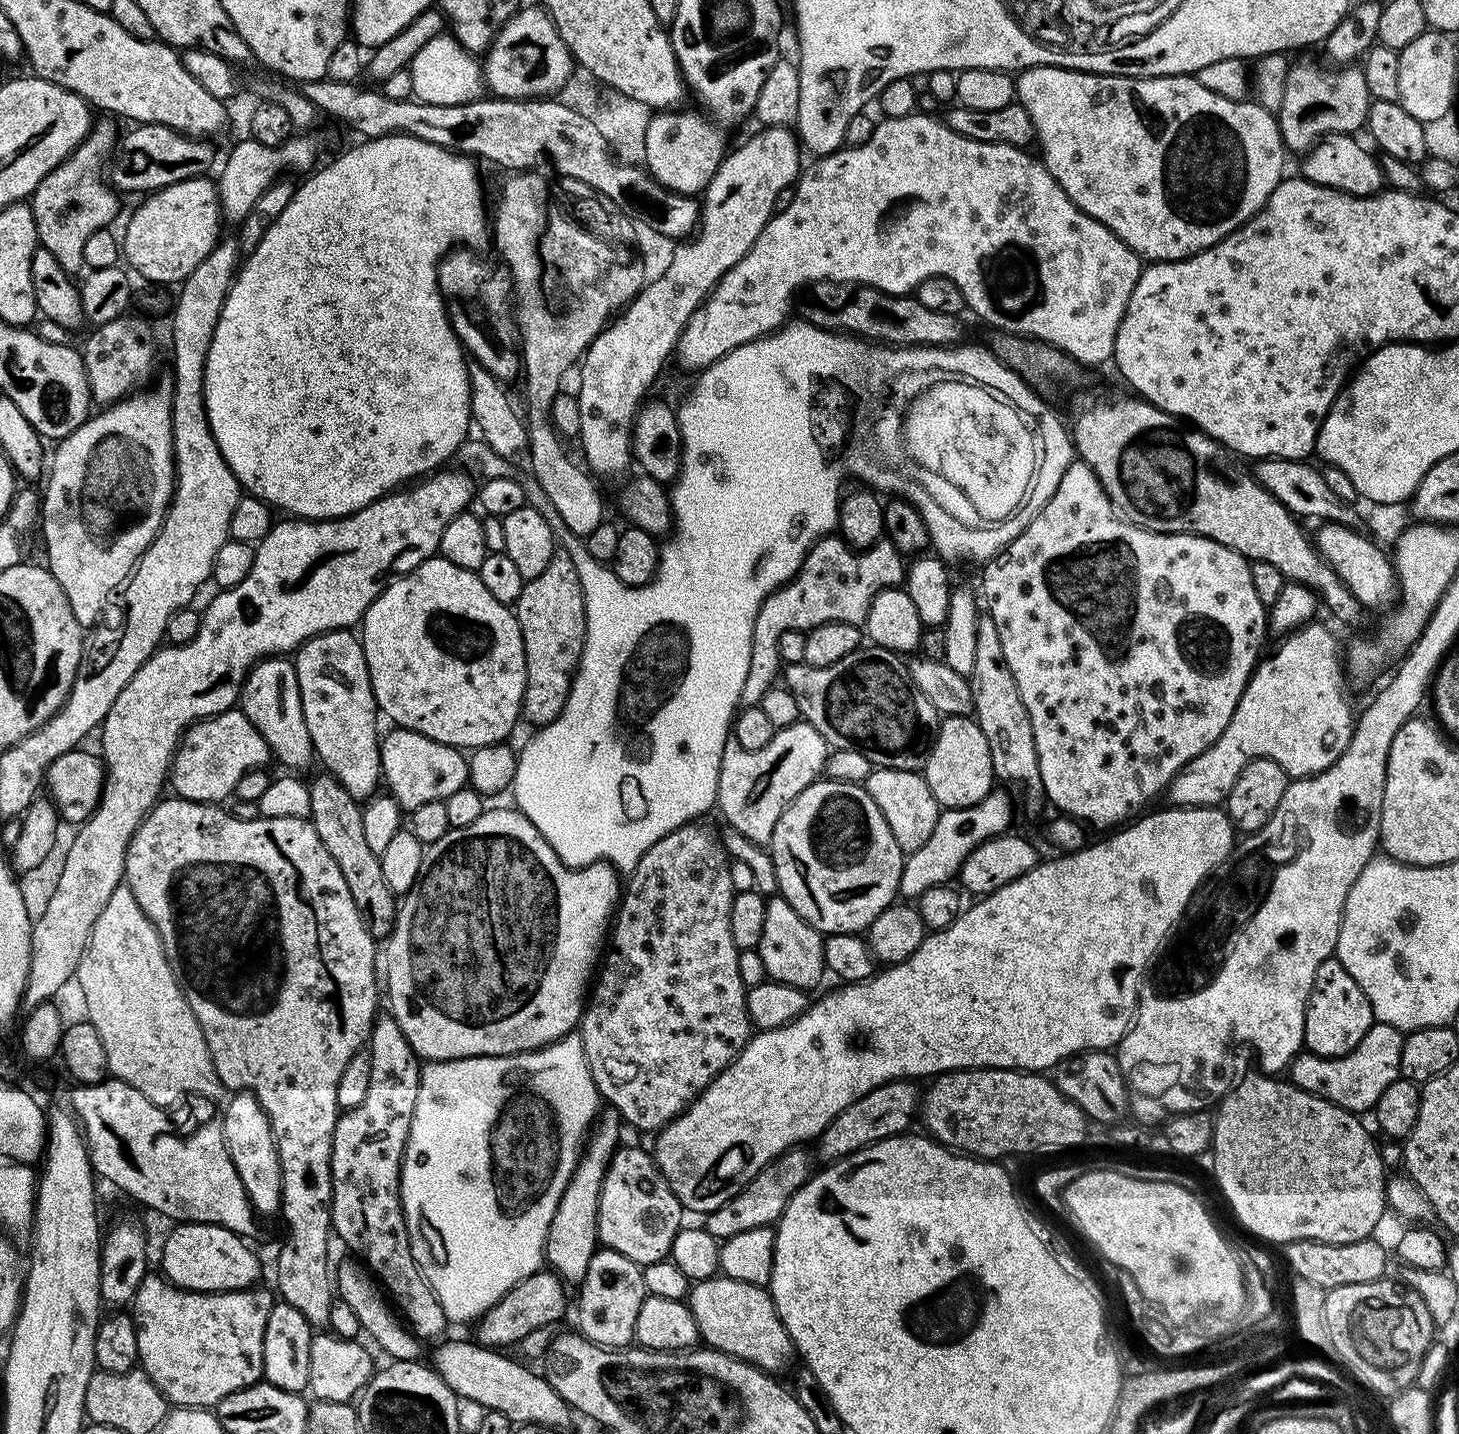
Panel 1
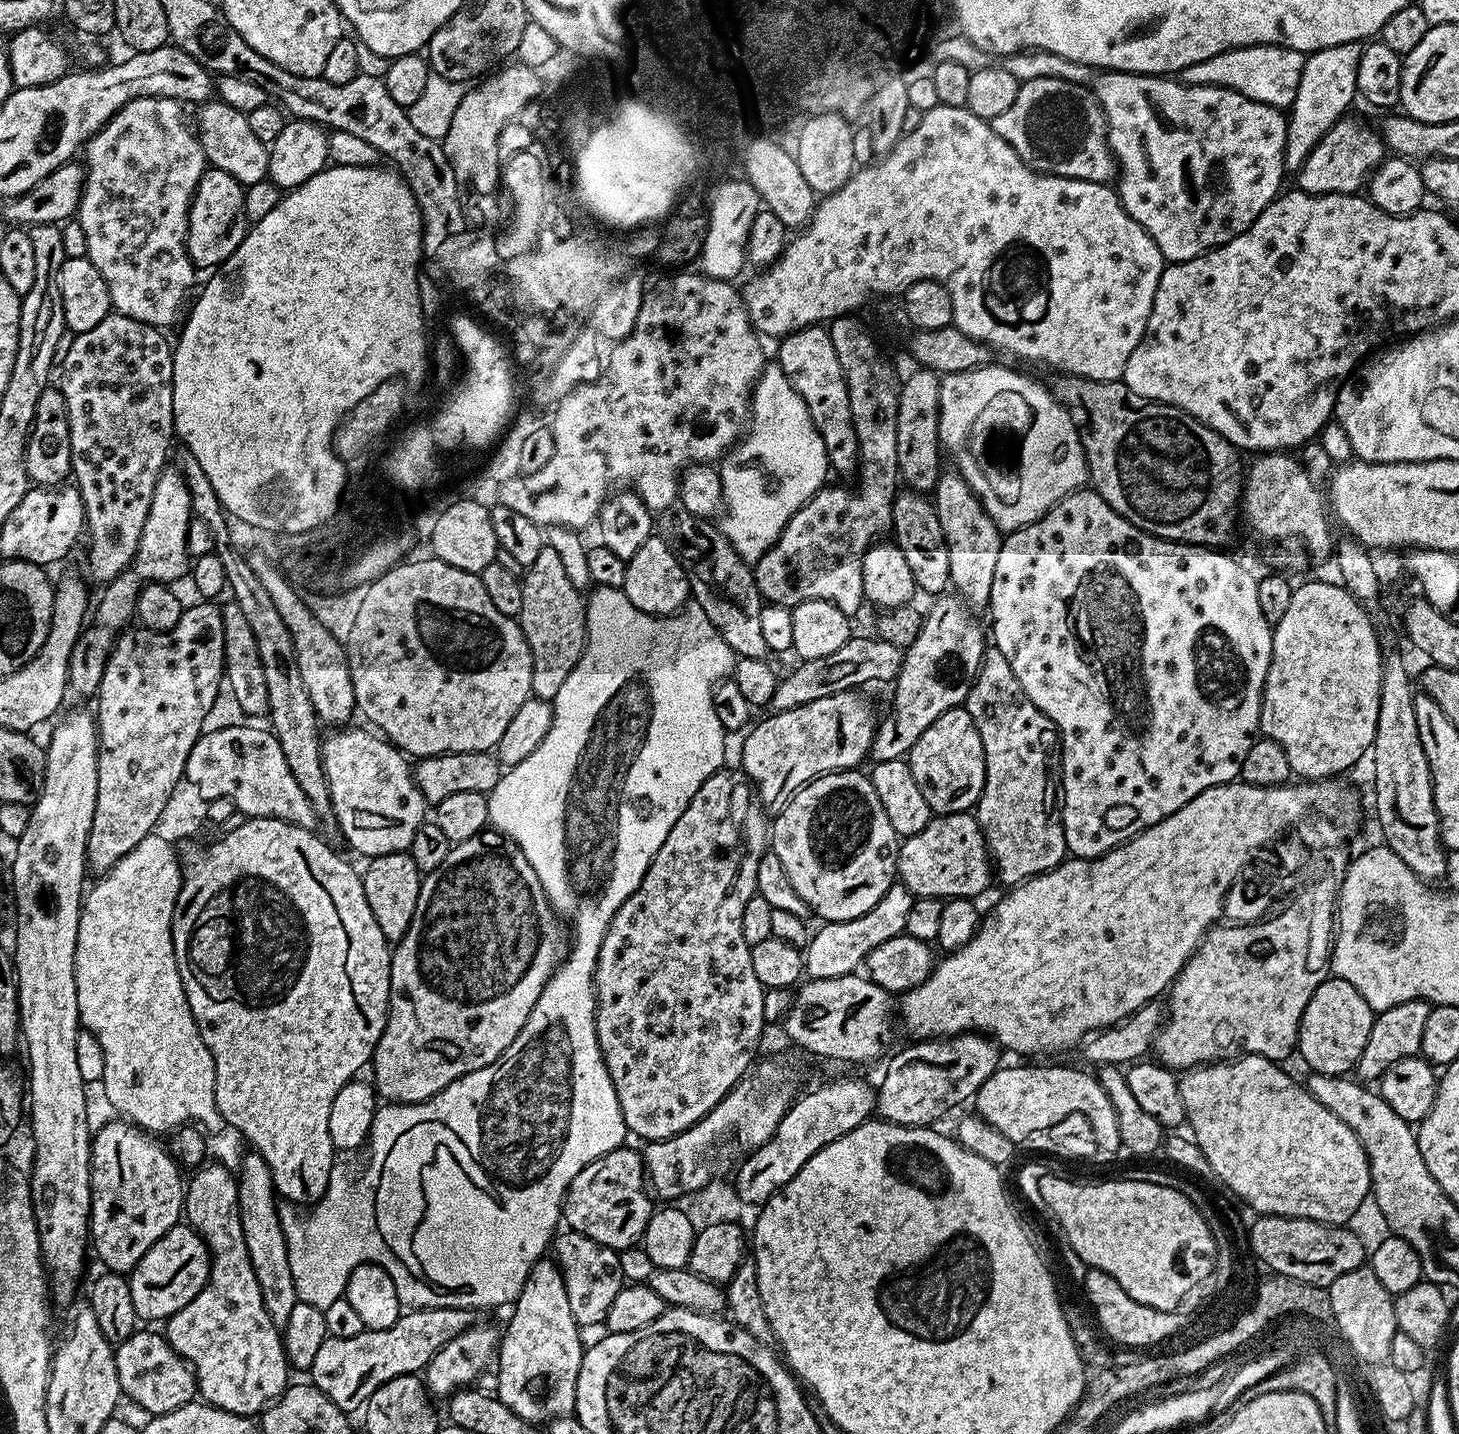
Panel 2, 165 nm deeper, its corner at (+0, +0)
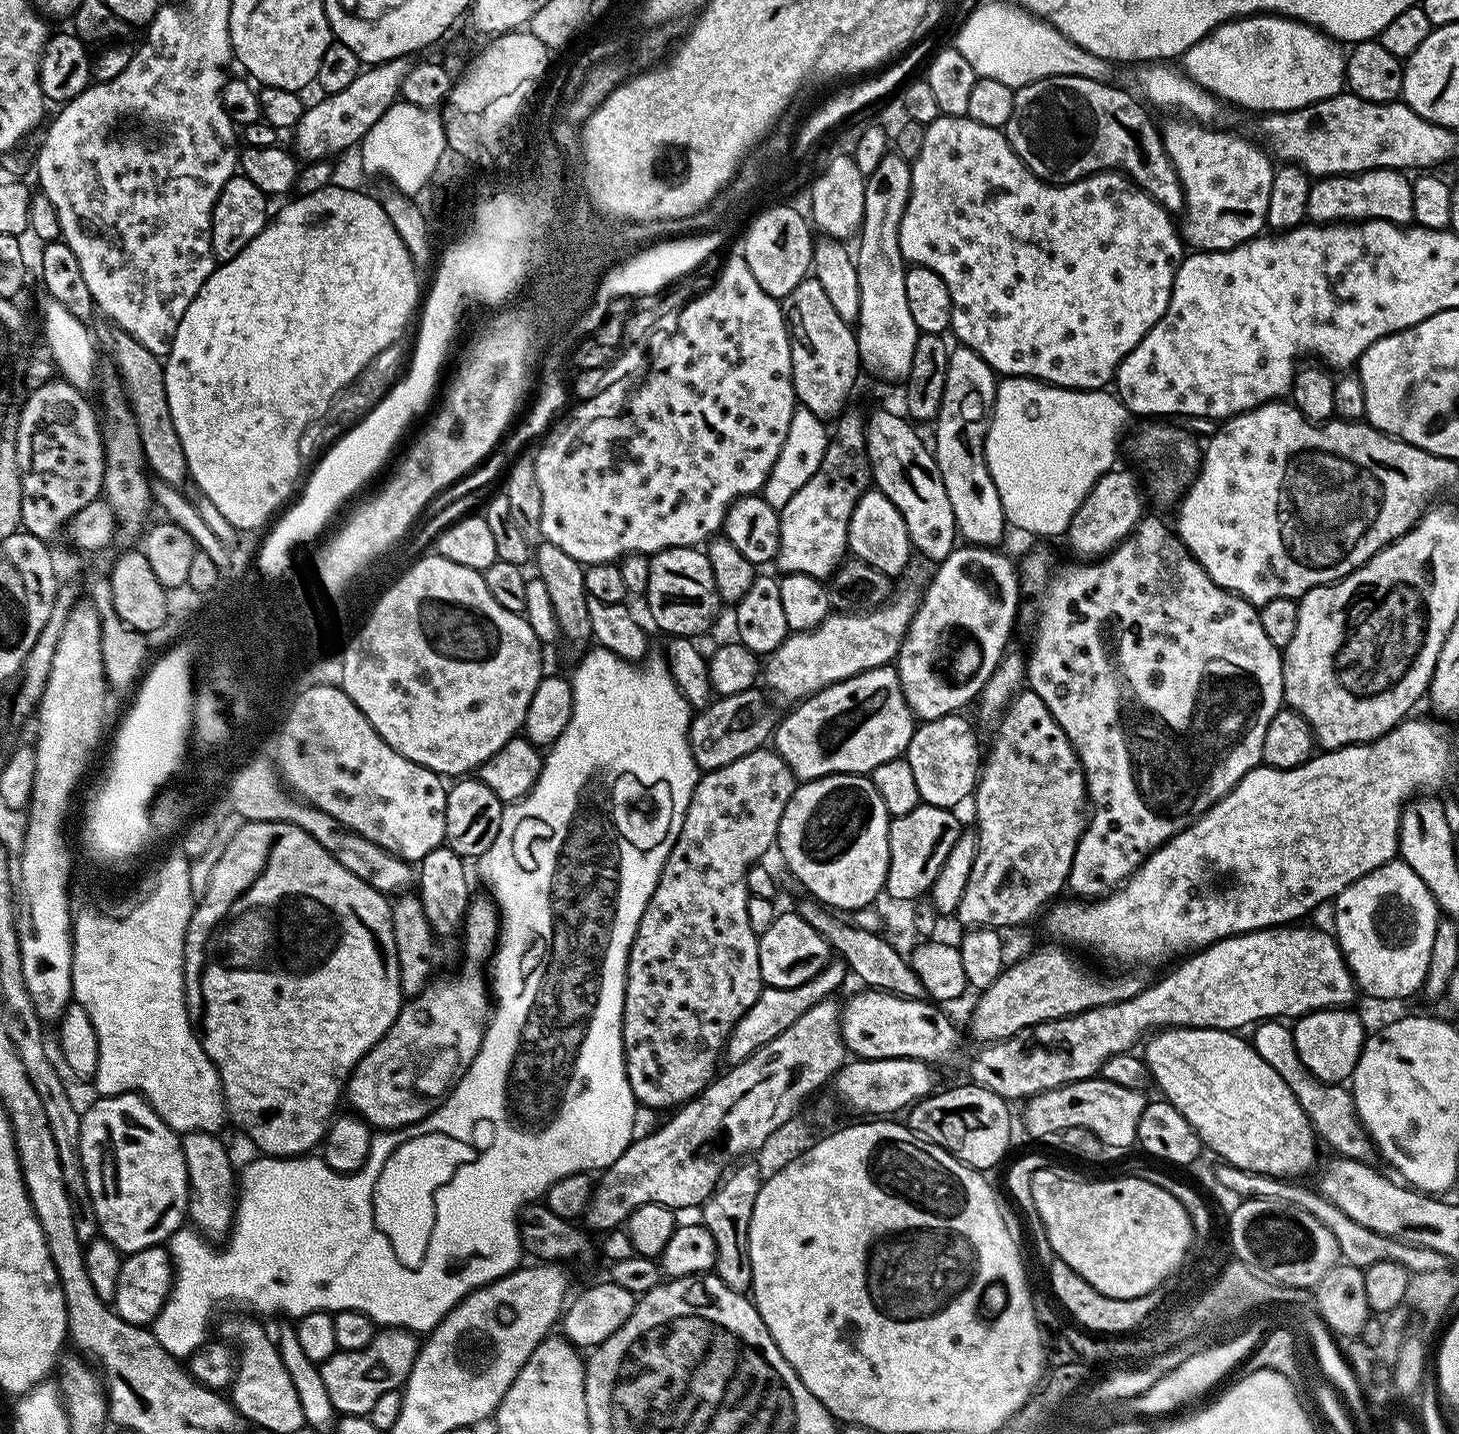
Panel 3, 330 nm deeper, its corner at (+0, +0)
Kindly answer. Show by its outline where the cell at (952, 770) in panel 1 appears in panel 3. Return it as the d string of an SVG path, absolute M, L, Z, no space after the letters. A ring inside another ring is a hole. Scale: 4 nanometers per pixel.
M964 714L943 716L937 720L923 721L913 731L906 753L908 768L914 774L921 801L930 806L955 809L976 790L982 767L980 740Z

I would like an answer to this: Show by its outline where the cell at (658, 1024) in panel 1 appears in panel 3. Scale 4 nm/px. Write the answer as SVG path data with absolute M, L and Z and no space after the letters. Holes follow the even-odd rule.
M765 746L754 750L750 754L742 754L738 762L730 762L730 766L722 766L713 772L703 773L696 789L692 791L690 806L684 815L682 830L666 858L666 866L660 875L658 886L638 922L636 936L628 948L628 970L624 977L624 1017L622 1018L622 1038L624 1039L624 1069L626 1078L630 1082L630 1090L634 1094L637 1105L648 1108L675 1109L693 1100L697 1094L708 1087L718 1075L716 1063L722 1060L724 1045L728 1043L728 1036L732 1027L758 1002L758 994L762 987L760 967L758 966L758 934L750 930L750 917L746 914L746 902L749 893L747 888L748 868L753 864L761 863L768 851L773 851L780 834L782 814L786 810L786 802L790 802L796 793L798 781L792 772L792 765L783 755L771 752L771 747Z

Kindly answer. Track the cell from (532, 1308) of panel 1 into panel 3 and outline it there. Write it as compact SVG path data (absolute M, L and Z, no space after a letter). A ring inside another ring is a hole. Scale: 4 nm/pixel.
M381 1327L370 1346L353 1352L336 1351L320 1365L320 1373L322 1383L326 1386L326 1394L330 1394L330 1402L336 1407L337 1413L368 1416L374 1402L378 1402L382 1394L397 1391L408 1381L420 1346L417 1333L409 1332L407 1328Z

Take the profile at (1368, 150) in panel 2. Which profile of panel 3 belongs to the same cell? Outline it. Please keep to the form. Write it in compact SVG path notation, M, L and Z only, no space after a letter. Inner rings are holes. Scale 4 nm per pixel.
M1375 168L1350 176L1322 176L1313 183L1306 202L1306 217L1314 224L1339 224L1365 220L1388 220L1408 226L1412 218L1412 180L1395 168Z

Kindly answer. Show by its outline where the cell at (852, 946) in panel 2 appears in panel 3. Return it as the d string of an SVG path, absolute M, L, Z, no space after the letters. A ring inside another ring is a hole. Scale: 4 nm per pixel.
M832 958L818 975L810 978L810 982L802 982L802 986L793 988L761 987L758 1002L754 1002L754 1006L750 1006L750 1010L746 1010L746 1014L742 1014L742 1018L738 1018L738 1022L732 1027L728 1043L724 1045L723 1051L723 1055L728 1060L727 1063L729 1065L741 1064L743 1060L750 1058L750 1054L754 1054L754 1050L766 1046L766 1042L770 1042L770 1038L778 1038L778 1034L782 1034L782 1030L794 1026L794 1022L798 1022L798 1018L802 1018L802 1014L806 1014L806 1010L810 1010L810 1006L820 1004L836 994L832 992L838 991L843 986L844 979L849 976L850 972L844 960Z

